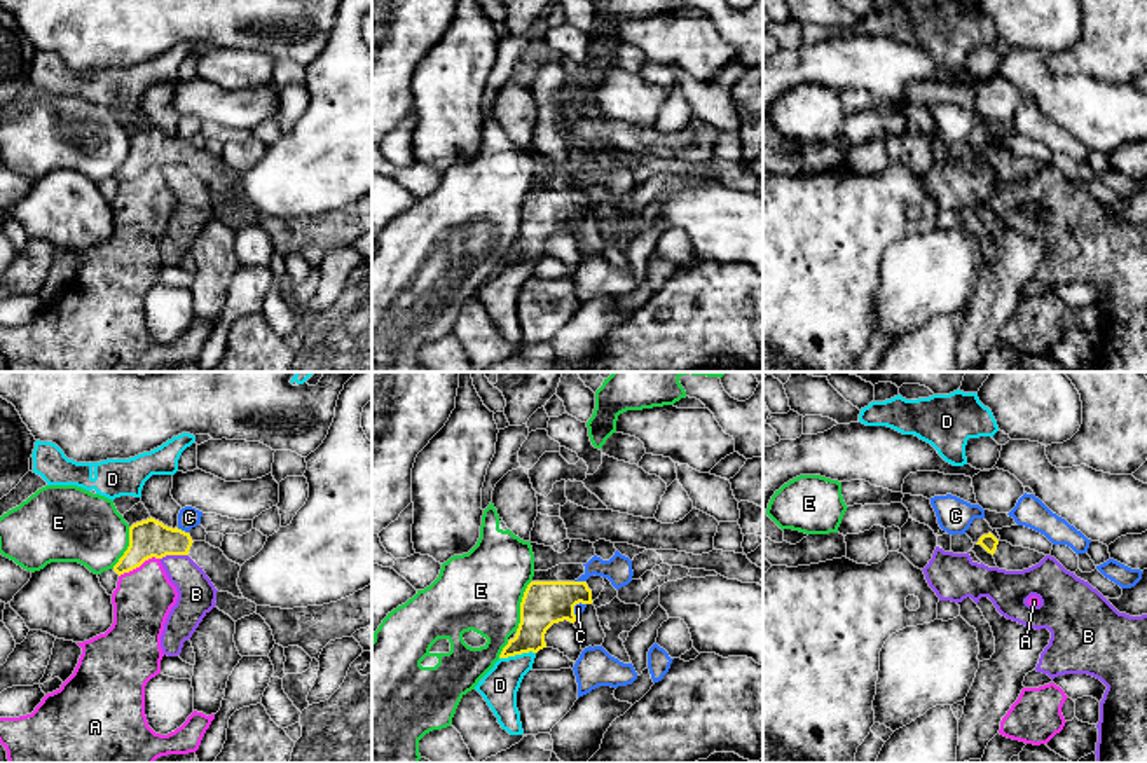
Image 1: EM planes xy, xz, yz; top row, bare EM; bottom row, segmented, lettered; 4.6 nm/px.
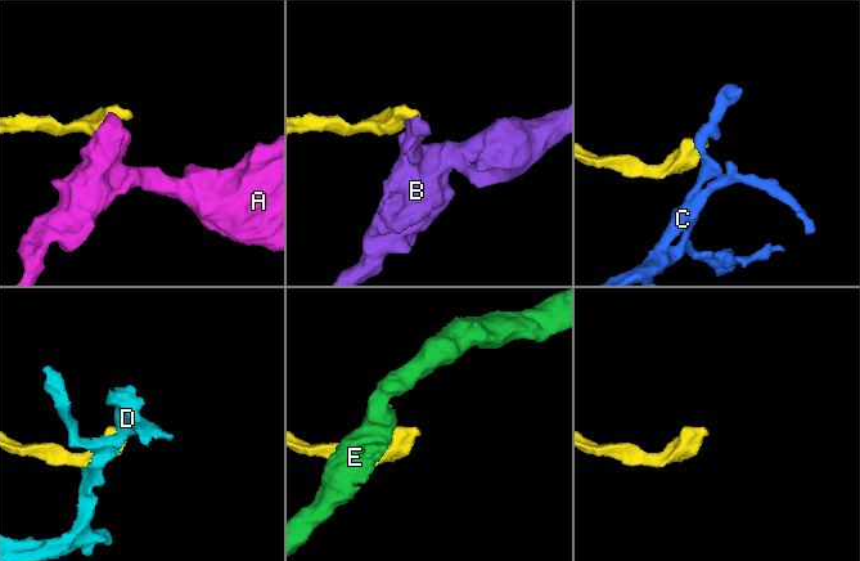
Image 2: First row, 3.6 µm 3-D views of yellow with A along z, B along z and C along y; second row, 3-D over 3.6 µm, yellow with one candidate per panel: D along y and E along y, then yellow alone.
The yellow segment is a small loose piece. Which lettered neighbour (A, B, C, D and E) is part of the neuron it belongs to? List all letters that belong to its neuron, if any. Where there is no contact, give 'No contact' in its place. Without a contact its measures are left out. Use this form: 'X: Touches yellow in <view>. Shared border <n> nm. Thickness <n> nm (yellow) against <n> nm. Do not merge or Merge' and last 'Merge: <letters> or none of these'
A: Touches yellow in xy. Shared border 220 nm. Thickness 180 nm (yellow) against 280 nm. Do not merge
B: Touches yellow in xy. Shared border 130 nm. Thickness 180 nm (yellow) against 180 nm. Do not merge
C: Touches yellow in xz. Shared border 60 nm. Thickness 200 nm (yellow) against 130 nm. Do not merge
D: Touches yellow in xz. Shared border 170 nm. Thickness 200 nm (yellow) against 170 nm. Do not merge
E: Touches yellow in xz. Shared border 260 nm. Thickness 200 nm (yellow) against 380 nm. Do not merge
Merge: none of these

